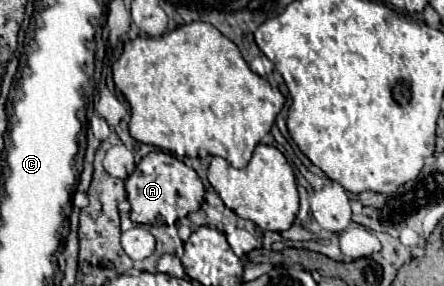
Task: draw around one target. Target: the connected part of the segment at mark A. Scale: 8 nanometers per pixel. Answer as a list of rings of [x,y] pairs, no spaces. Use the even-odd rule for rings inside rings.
[[[150,152],[146,154],[140,164],[136,164],[136,170],[124,180],[128,202],[132,204],[130,218],[136,224],[176,224],[176,220],[196,212],[200,204],[204,202],[204,184],[200,176],[186,166],[182,160],[174,158],[166,152]]]

